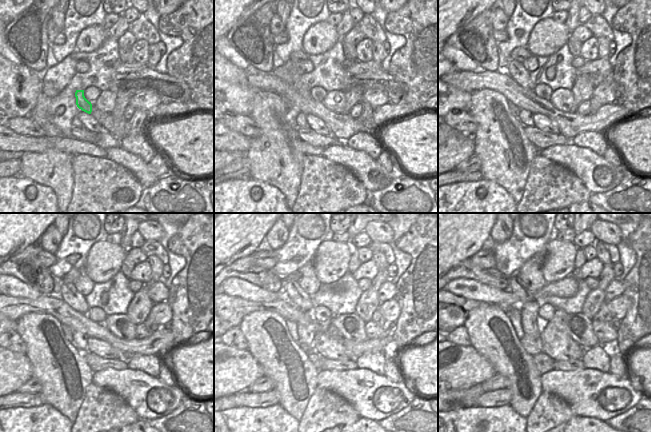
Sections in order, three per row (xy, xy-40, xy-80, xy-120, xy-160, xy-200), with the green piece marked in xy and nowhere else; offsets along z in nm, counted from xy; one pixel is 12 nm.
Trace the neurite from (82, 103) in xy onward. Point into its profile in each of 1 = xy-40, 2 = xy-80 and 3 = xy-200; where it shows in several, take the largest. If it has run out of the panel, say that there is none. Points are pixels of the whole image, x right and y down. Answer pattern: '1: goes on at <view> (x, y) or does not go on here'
1: goes on at xy-40 (296, 73)
2: goes on at xy-80 (517, 71)
3: goes on at xy-200 (517, 286)

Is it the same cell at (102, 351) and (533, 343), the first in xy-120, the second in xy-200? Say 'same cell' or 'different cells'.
different cells

